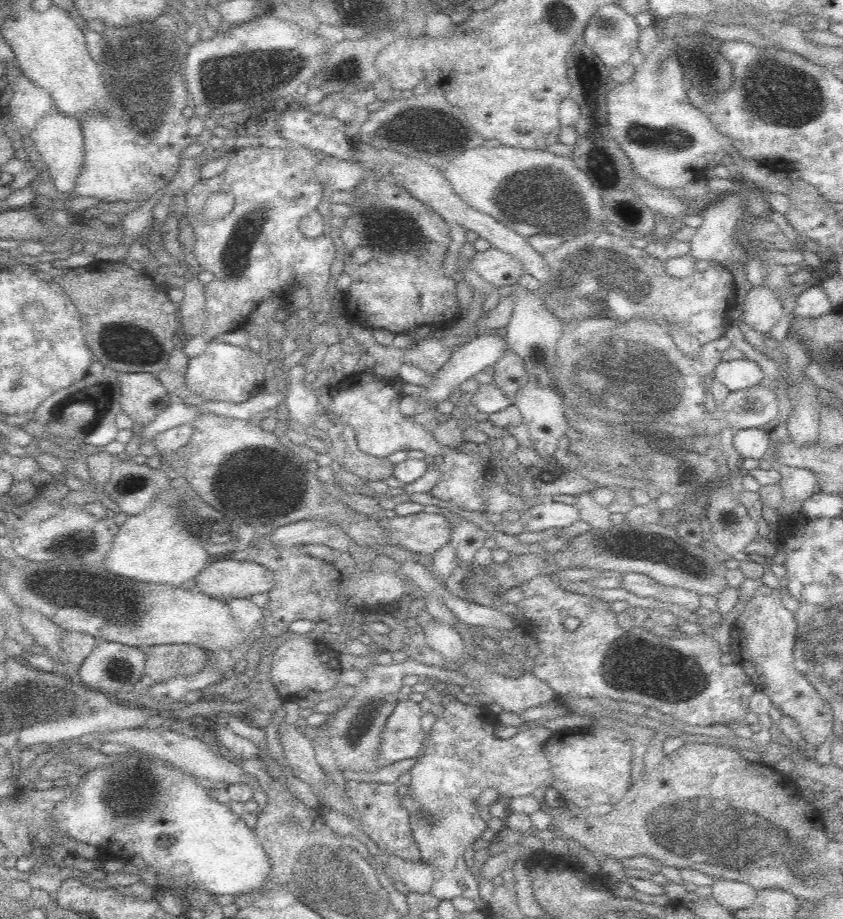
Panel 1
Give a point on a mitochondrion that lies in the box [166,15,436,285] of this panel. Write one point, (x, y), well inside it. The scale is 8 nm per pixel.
(248, 73)

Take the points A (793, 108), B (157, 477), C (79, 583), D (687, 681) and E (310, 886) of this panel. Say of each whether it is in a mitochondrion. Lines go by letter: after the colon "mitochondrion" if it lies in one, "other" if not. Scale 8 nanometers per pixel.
A: mitochondrion
B: other
C: mitochondrion
D: mitochondrion
E: other

